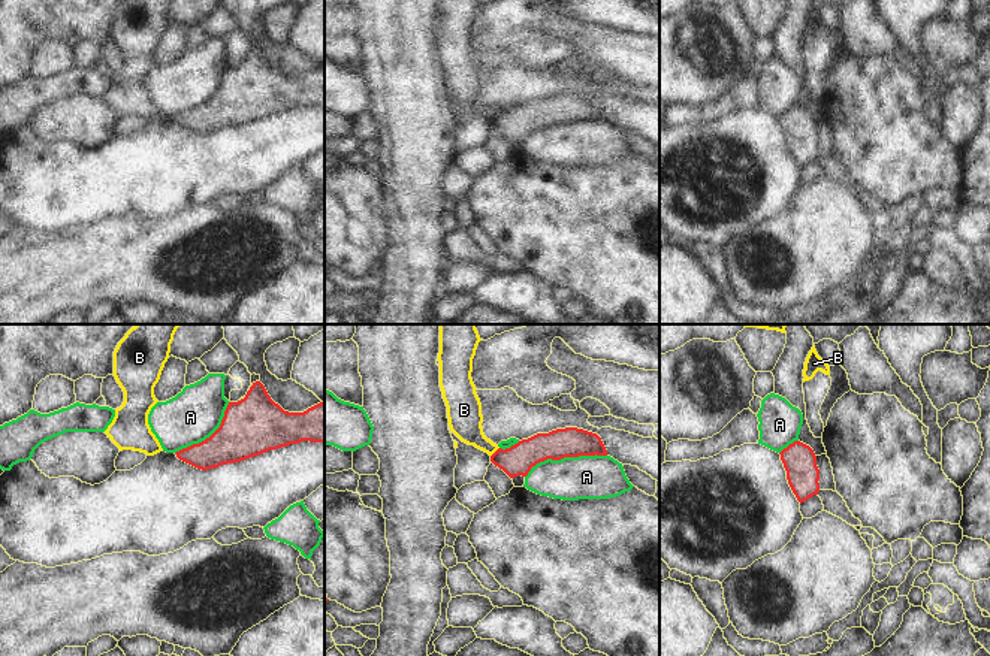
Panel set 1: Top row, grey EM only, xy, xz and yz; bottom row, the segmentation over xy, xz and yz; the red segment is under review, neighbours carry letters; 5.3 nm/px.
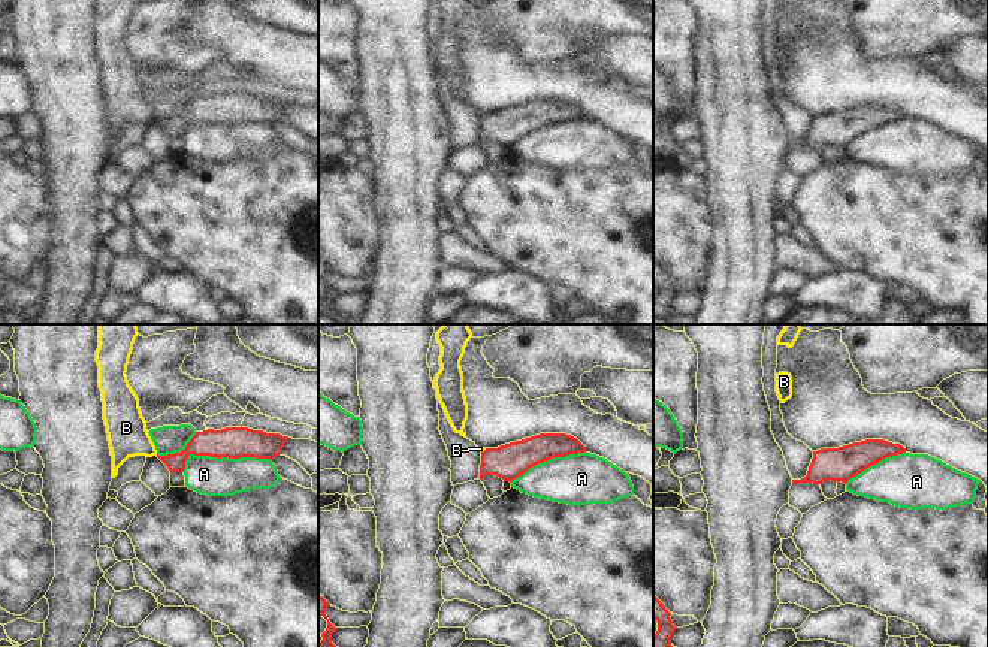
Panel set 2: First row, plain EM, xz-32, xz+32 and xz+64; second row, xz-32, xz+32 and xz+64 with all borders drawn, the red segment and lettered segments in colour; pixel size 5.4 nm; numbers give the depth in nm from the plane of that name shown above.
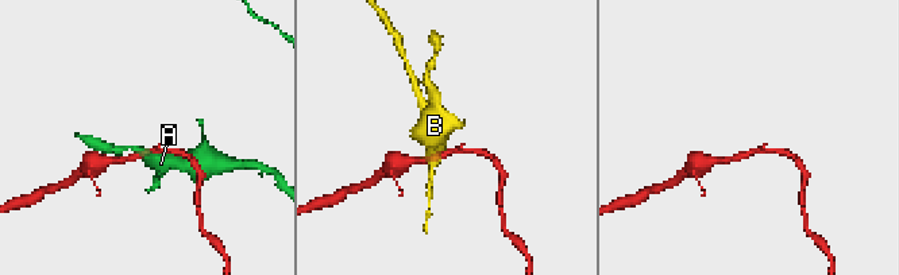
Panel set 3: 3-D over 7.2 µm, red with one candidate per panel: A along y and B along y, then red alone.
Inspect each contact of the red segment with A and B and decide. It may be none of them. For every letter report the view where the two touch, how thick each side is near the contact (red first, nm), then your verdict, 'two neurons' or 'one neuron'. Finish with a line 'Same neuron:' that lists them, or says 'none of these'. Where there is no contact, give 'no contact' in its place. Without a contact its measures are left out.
A: meets red in xz; 160 nm thick on the red side, 240 nm on the other; two neurons
B: meets red in xz; 160 nm thick on the red side, 180 nm on the other; two neurons
Same neuron: none of these

